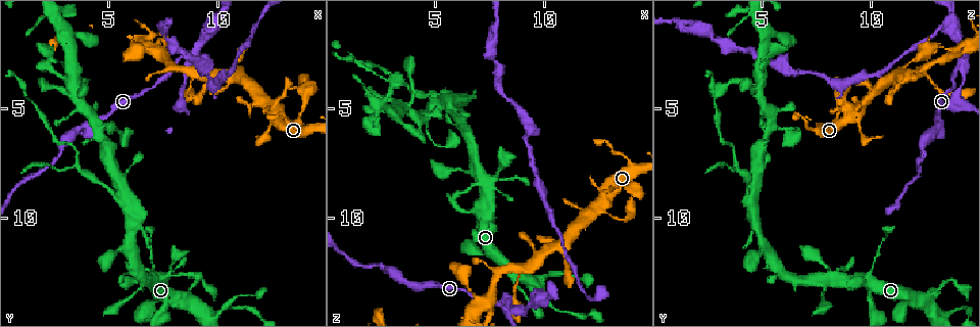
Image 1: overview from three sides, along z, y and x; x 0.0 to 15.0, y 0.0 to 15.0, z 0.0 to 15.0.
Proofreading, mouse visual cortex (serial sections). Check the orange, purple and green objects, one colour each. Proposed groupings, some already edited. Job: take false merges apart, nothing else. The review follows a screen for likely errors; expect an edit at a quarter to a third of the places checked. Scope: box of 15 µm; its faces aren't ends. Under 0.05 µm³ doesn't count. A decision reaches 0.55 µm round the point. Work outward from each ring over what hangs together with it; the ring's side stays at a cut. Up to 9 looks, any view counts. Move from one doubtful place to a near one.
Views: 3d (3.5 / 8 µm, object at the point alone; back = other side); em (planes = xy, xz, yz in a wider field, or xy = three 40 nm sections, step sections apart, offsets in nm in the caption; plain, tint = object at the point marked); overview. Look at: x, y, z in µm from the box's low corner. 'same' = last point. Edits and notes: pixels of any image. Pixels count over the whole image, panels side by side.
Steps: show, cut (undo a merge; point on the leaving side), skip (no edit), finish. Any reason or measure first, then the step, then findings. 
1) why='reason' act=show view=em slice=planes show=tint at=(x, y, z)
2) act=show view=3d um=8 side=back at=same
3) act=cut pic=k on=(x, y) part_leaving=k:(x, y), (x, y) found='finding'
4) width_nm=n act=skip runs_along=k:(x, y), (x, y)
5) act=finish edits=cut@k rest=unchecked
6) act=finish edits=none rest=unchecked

why='calibre changes' act=show view=3d um=3.5 at=(7.0, 12.2, 10.2)

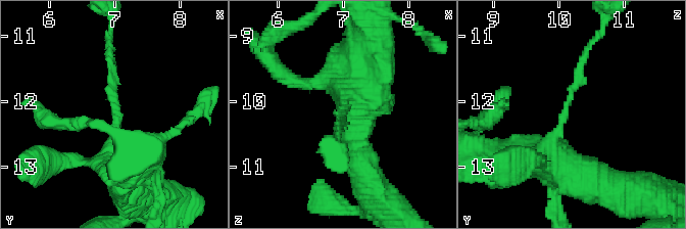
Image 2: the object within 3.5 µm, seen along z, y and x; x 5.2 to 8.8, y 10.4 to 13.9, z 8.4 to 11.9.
arm_widths_nm=150,600 act=show view=em slice=xy step=2 show=tint at=(7.05, 12.20, 10.10)

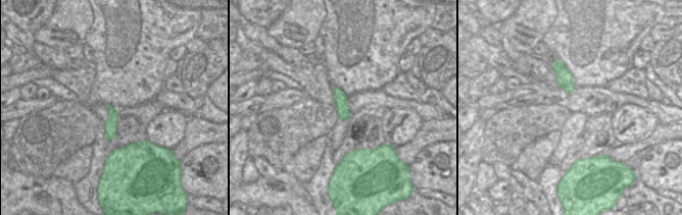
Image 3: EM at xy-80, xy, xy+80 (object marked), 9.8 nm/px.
act=skip runs_along=2:(562, 166), (551, 137), (588, 49) found='all the same cell'

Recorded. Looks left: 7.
why='abrupt turn' act=show view=3d um=3.5 at=(10.0, 14.4, 13.7)

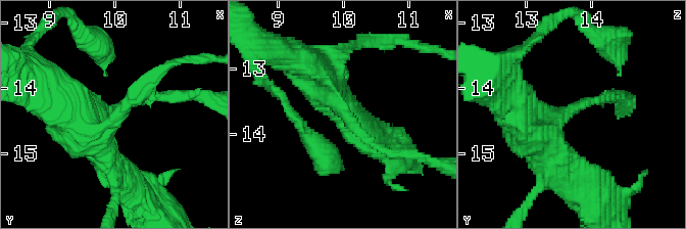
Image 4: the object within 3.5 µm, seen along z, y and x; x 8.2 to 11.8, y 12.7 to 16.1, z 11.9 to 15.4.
arm_widths_nm=150,600 act=show view=em slice=xy step=3 show=tint at=(9.95, 14.35, 13.65)

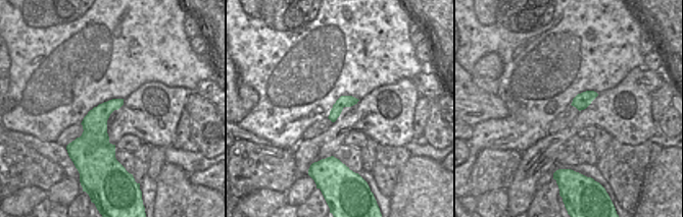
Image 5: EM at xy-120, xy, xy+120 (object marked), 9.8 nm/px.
act=skip runs_along=4:(311, 64), (334, 106), (390, 153) found='continuous, no second cell'

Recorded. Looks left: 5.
why='three-way junction' act=show view=3d um=8 at=(3.5, 7.7, 3.8)

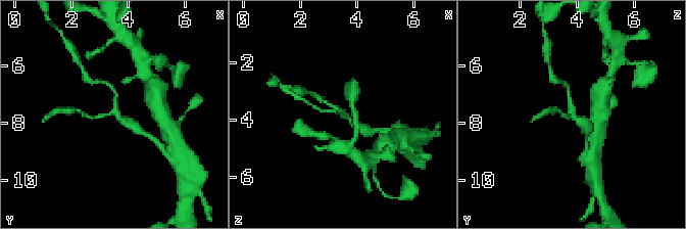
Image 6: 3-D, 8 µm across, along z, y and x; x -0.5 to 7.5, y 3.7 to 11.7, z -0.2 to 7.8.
act=show view=3d um=3.5 side=back at=(3.6, 7.5, 3.8)

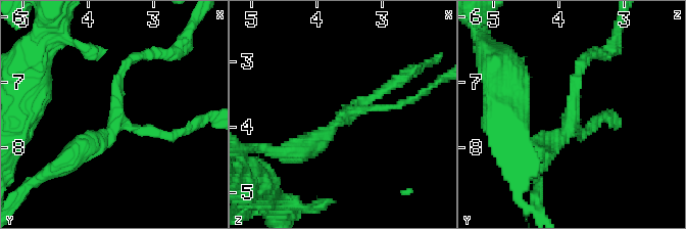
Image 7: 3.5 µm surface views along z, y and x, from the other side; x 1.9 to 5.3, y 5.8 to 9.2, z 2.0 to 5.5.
arms=3 arm_widths_nm=150,150,300 why='shape alone is not enough' act=show view=em slice=xy step=2 show=tint at=(3.60, 7.65, 3.80)

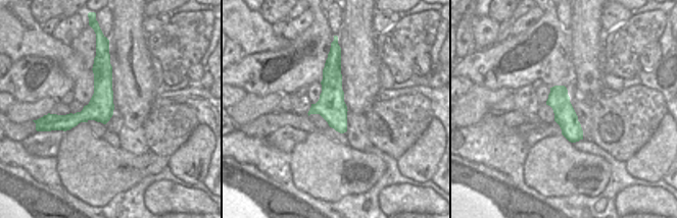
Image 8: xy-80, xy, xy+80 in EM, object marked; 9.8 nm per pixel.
width_nm=280 act=cut pic=7 on=(141, 132) border=8:(578, 121), (573, 129), (573, 142) found='a second cell is stuck on'

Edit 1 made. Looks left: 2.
act=show view=3d um=8 side=back at=(8.8, 2.6, 14.2)

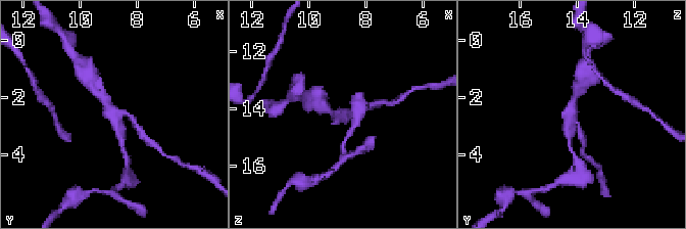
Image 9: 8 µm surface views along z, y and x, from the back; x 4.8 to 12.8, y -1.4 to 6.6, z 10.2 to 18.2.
arms=3 arm_widths_nm=200,200,200 act=show view=em slice=xy step=3 show=tint at=(8.8, 2.6, 14.2)

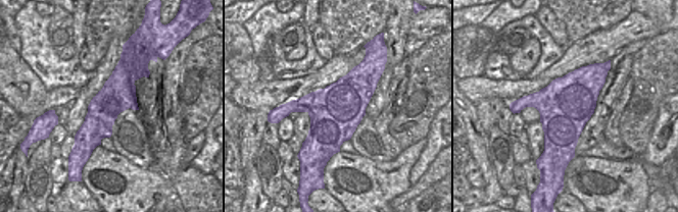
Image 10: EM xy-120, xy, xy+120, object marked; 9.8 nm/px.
act=skip runs_along=10:(132, 59), (87, 153) found='all the same cell'

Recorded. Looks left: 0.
act=finish edits=cut@7 rest=unchecked

